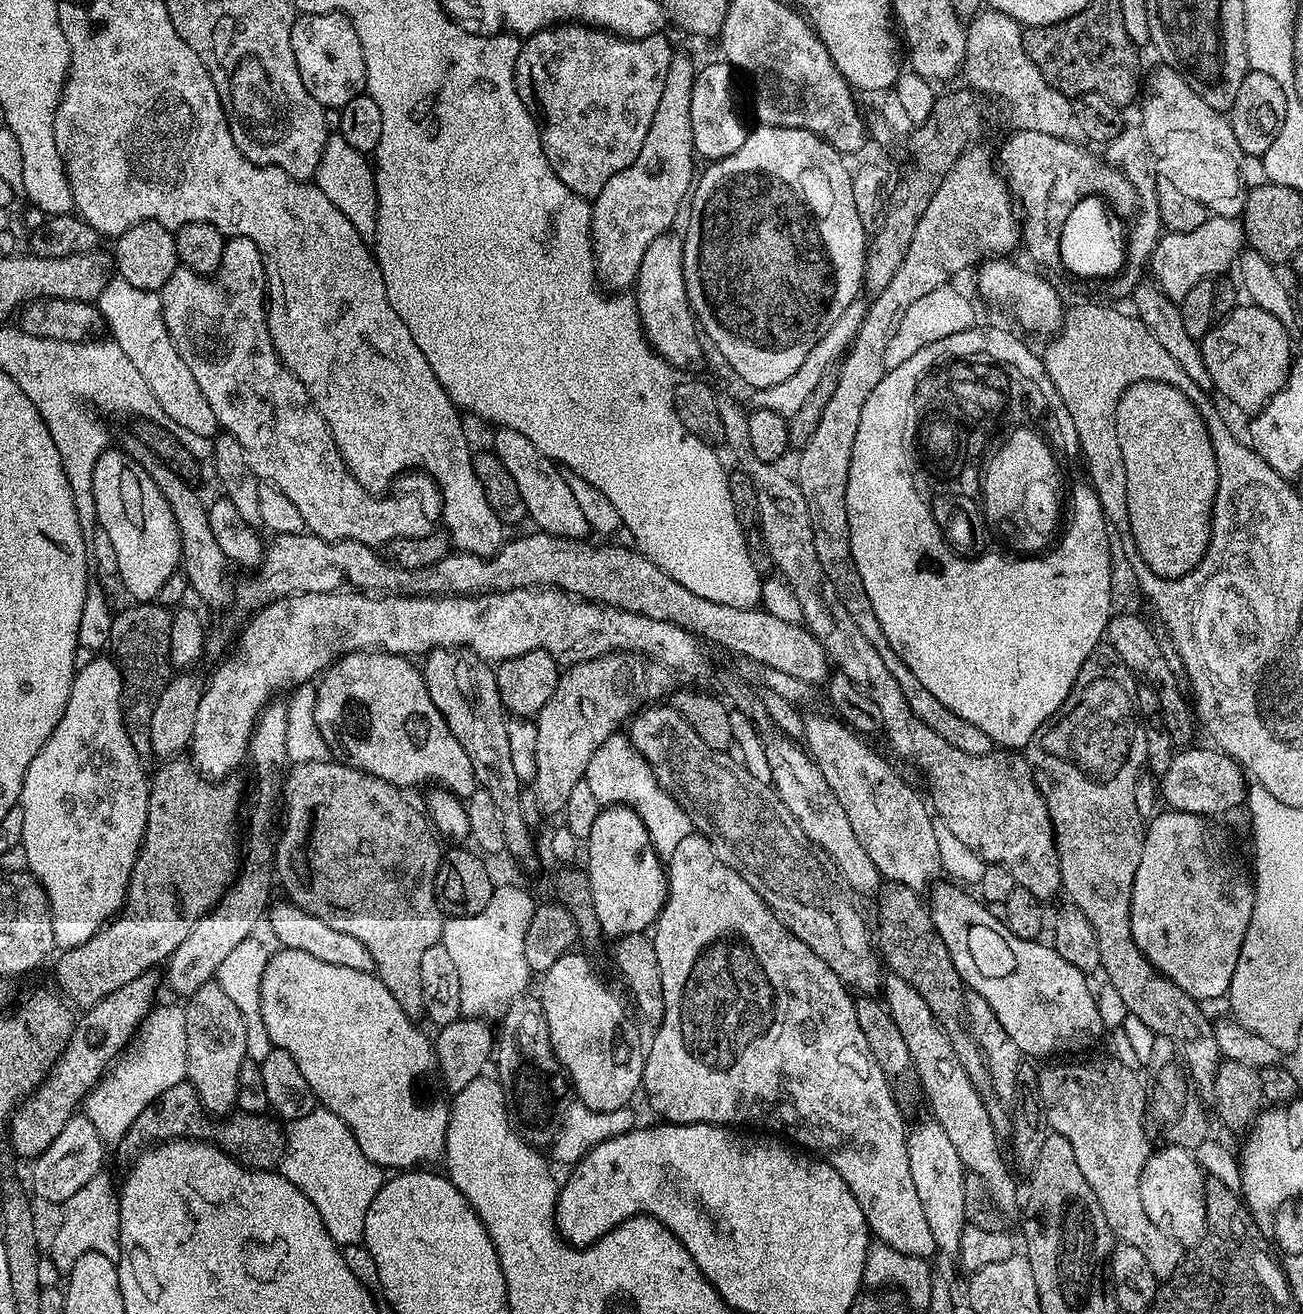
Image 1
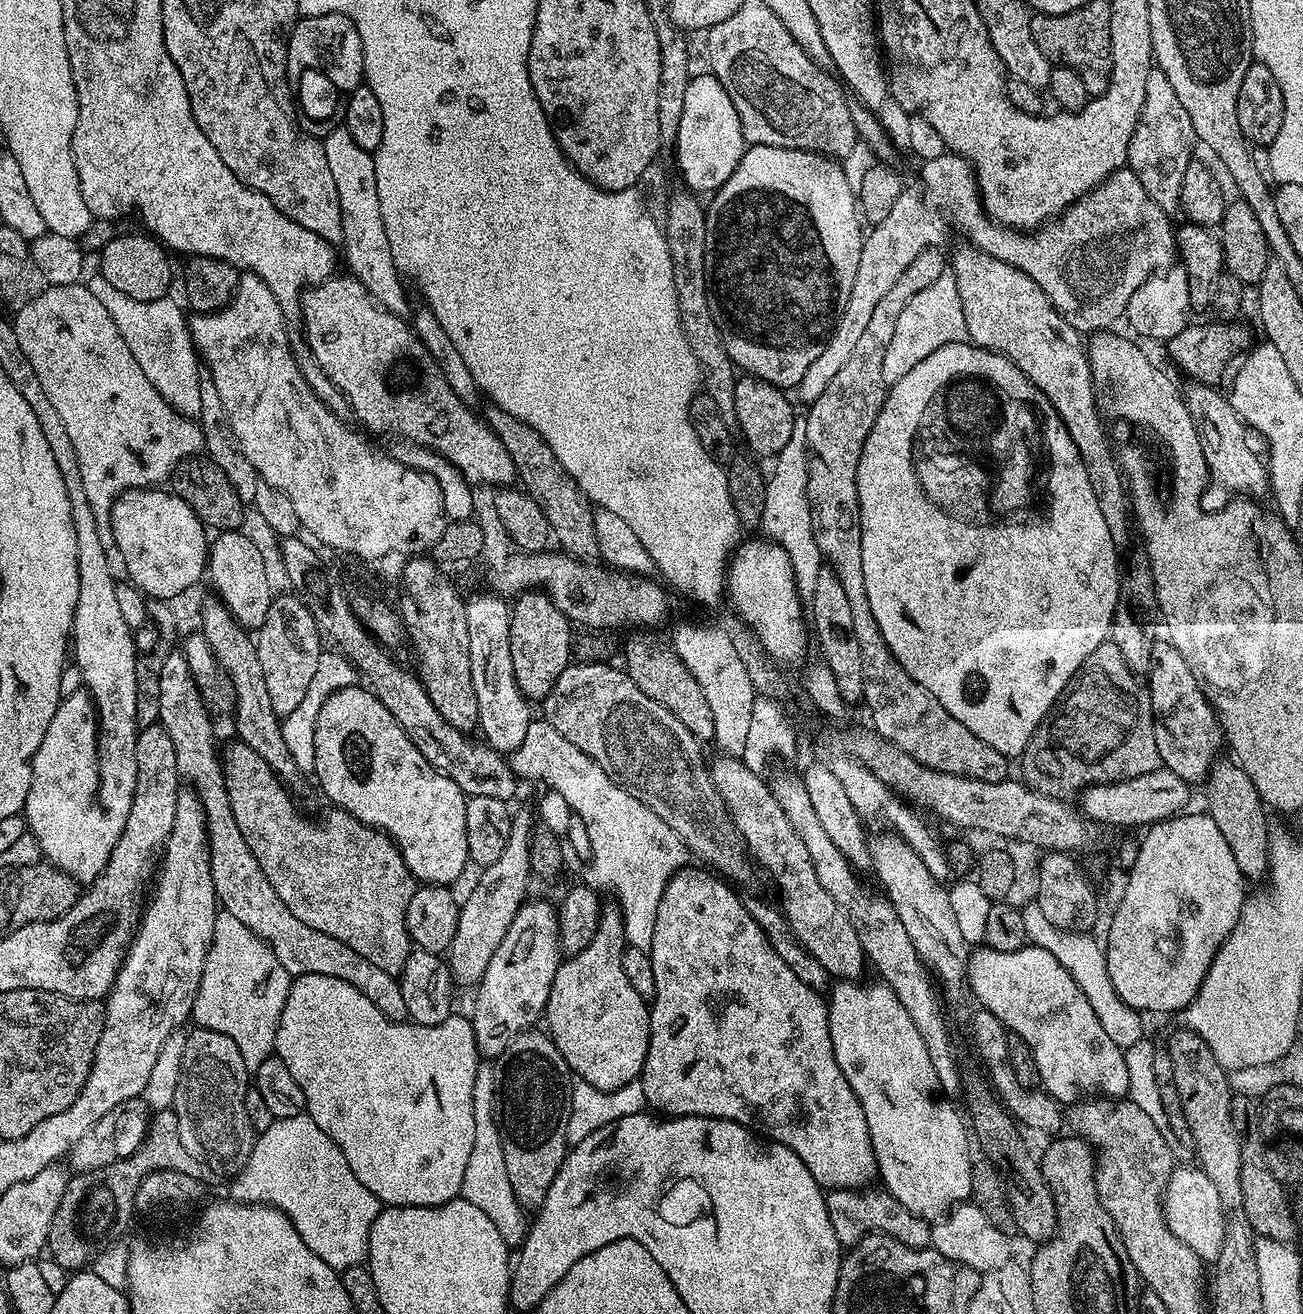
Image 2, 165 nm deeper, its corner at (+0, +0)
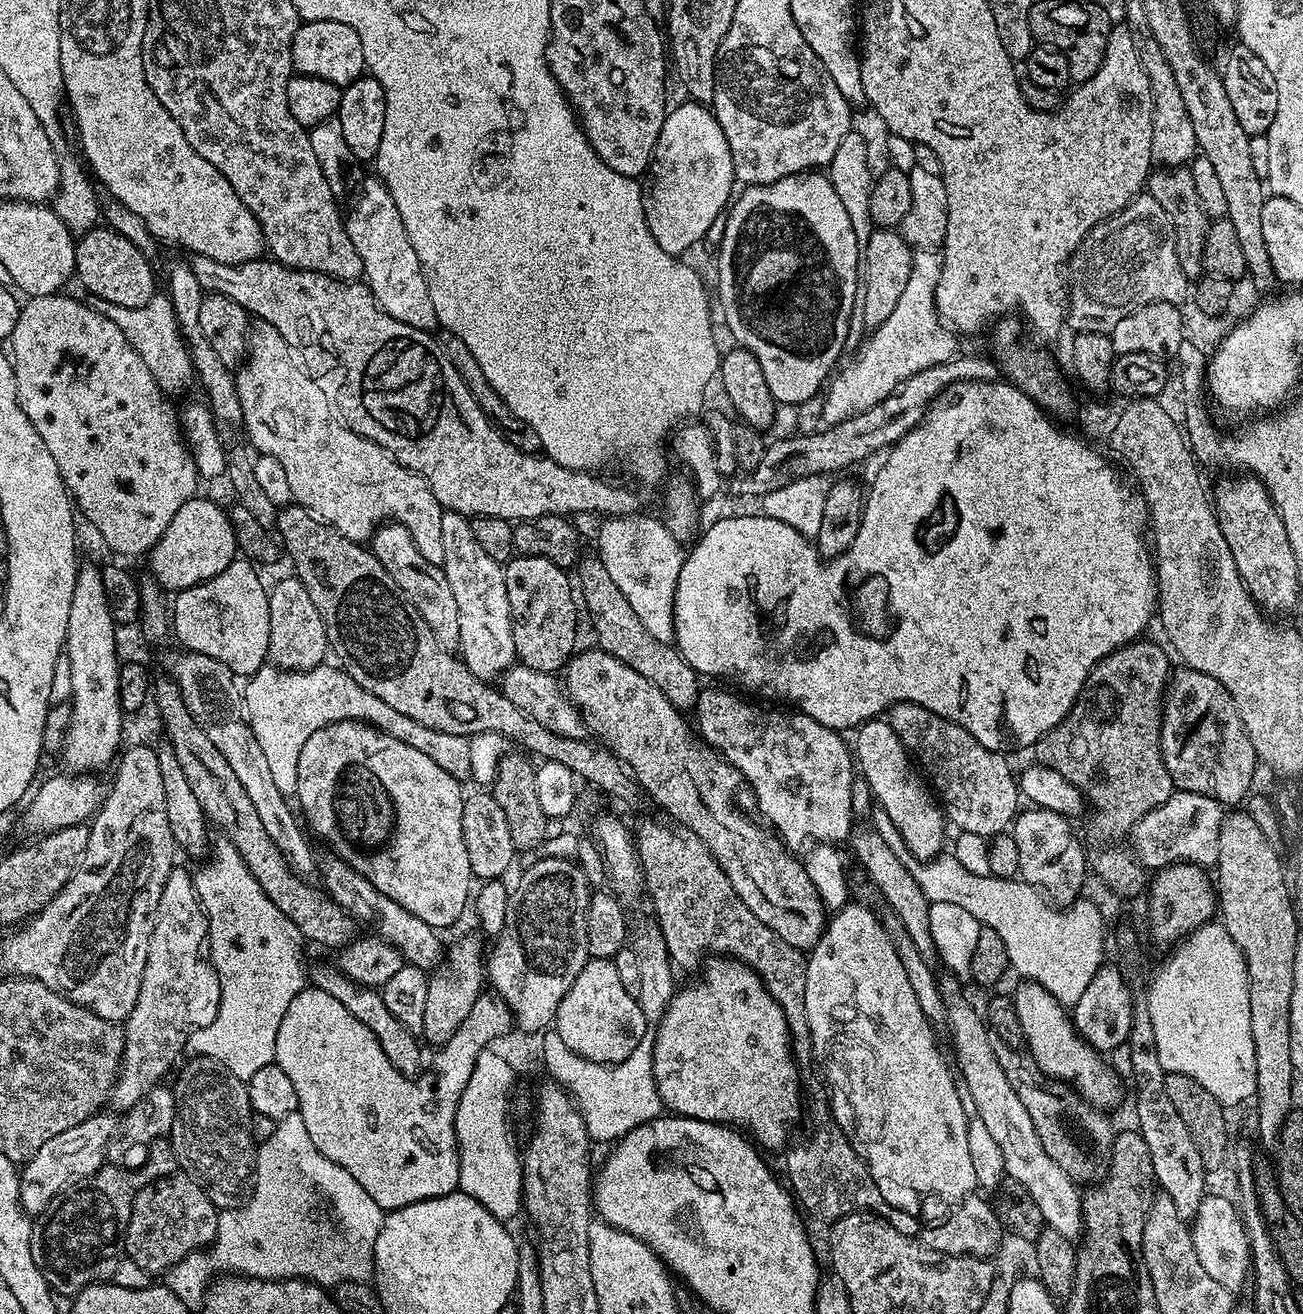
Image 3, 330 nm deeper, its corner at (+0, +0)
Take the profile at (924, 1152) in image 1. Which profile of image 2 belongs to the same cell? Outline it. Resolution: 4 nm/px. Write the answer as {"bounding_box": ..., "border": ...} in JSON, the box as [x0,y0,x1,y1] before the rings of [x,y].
{"bounding_box":[826,979,974,1222],"border":[[[841,979],[831,985],[832,997],[829,995],[826,1003],[834,1058],[866,1114],[866,1126],[870,1130],[870,1142],[876,1155],[876,1169],[879,1179],[884,1179],[883,1187],[891,1196],[898,1198],[906,1210],[932,1222],[951,1212],[957,1204],[965,1203],[972,1195],[970,1174],[974,1155],[970,1132],[965,1117],[956,1113],[952,1105],[955,1103],[941,1092],[938,1074],[934,1074],[934,1065],[922,1042],[922,1034],[918,1034],[914,1022],[910,1022],[910,1014],[906,1014],[894,990],[883,982],[864,983]]]}

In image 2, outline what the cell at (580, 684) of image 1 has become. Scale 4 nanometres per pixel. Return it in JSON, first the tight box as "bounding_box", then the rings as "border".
{"bounding_box":[446,811,534,985],"border":[[[517,811],[513,815],[510,838],[506,838],[506,846],[498,862],[490,862],[490,866],[482,869],[468,901],[459,905],[454,938],[446,953],[448,969],[452,971],[453,981],[457,985],[479,985],[486,974],[486,966],[490,966],[490,958],[494,958],[494,950],[498,950],[502,938],[506,938],[506,930],[510,930],[514,914],[518,914],[521,904],[525,903],[529,895],[530,881],[533,879],[530,866],[530,842],[534,831],[532,820],[534,822],[531,811]]]}

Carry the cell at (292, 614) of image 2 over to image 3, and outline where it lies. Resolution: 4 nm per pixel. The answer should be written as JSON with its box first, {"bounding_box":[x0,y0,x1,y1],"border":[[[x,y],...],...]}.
{"bounding_box":[268,574,330,672],"border":[[[295,574],[268,589],[268,605],[270,606],[268,660],[286,672],[307,672],[309,668],[316,668],[325,663],[330,652],[328,635],[322,626],[318,606],[310,602],[306,586]]]}

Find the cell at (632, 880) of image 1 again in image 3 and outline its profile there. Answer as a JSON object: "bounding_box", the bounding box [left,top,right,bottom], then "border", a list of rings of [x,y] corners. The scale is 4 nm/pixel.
{"bounding_box":[554,959,649,1064],"border":[[[589,959],[586,966],[574,978],[574,986],[566,990],[566,998],[556,1011],[554,1030],[582,1058],[599,1064],[617,1064],[642,1042],[649,1024],[642,1014],[637,997],[630,995],[618,978],[618,970],[612,960]]]}

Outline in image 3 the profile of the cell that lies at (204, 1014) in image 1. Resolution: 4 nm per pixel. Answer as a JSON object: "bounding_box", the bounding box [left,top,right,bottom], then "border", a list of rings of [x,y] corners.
{"bounding_box":[170,1056,256,1210],"border":[[[194,1056],[187,1061],[184,1069],[179,1069],[180,1077],[174,1083],[176,1093],[176,1117],[170,1133],[172,1151],[176,1153],[176,1163],[185,1173],[199,1181],[200,1189],[210,1198],[218,1210],[239,1208],[252,1194],[256,1179],[256,1140],[250,1134],[252,1103],[248,1097],[248,1085],[240,1080],[226,1066],[214,1058]]]}

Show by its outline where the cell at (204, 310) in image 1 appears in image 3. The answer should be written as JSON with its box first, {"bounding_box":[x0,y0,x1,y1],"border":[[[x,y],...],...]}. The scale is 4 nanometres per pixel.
{"bounding_box":[235,322,446,565],"border":[[[263,322],[257,323],[257,325],[257,328],[255,325],[249,331],[248,355],[243,361],[242,367],[235,373],[238,402],[242,402],[243,431],[245,433],[248,432],[248,440],[257,448],[255,451],[259,455],[278,458],[278,463],[286,470],[293,501],[299,507],[305,508],[307,512],[312,513],[316,519],[323,520],[325,524],[330,525],[334,531],[340,532],[346,538],[357,542],[371,541],[372,533],[385,522],[406,526],[406,530],[410,530],[410,534],[414,538],[418,550],[422,550],[422,558],[426,558],[426,562],[443,565],[446,546],[442,546],[442,518],[444,517],[445,509],[441,508],[438,498],[434,498],[432,487],[418,473],[411,472],[409,468],[401,466],[382,446],[378,446],[373,440],[362,438],[354,430],[346,427],[344,421],[336,415],[332,407],[332,401],[326,398],[322,386],[318,386],[318,382],[314,382],[314,378],[310,378],[310,370],[306,370],[306,362],[302,358],[302,354],[298,354],[298,350],[294,350],[294,346],[290,346],[290,342],[286,342],[286,338],[282,338],[282,334],[278,334],[278,330],[274,325]]]}

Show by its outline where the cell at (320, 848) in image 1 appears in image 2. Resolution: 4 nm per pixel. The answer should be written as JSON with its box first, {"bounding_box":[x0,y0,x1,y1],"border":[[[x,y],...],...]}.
{"bounding_box":[222,742,418,978],"border":[[[233,742],[225,752],[223,749],[222,767],[234,822],[238,830],[242,830],[246,846],[250,846],[254,858],[258,858],[258,866],[262,866],[266,878],[270,878],[270,886],[274,886],[278,898],[286,902],[290,914],[306,922],[306,926],[314,926],[314,930],[322,930],[322,934],[346,942],[350,950],[362,954],[362,958],[370,958],[374,966],[398,978],[406,966],[406,958],[414,951],[406,930],[406,906],[410,906],[410,898],[414,898],[418,881],[390,837],[377,828],[369,828],[349,812],[339,810],[328,810],[332,812],[325,814],[321,824],[311,824],[296,809],[293,793],[250,746]]]}

